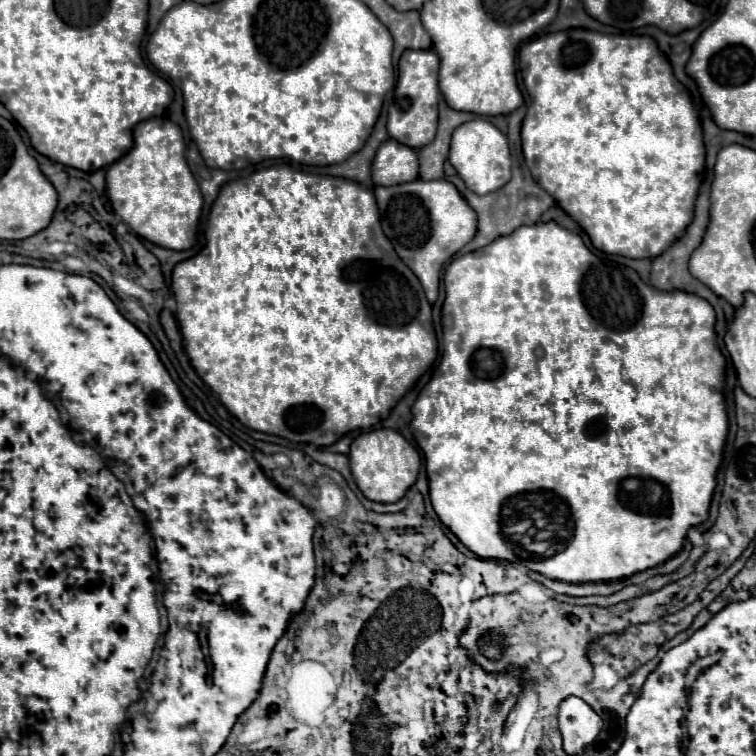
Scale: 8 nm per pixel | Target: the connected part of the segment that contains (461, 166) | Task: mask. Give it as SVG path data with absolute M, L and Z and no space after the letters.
M473 119L457 127L451 139L449 161L457 169L461 179L467 183L467 187L477 195L497 191L511 179L511 155L507 137L491 121L485 119Z

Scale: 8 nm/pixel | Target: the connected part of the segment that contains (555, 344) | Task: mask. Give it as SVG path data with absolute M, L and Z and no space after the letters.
M555 221L535 223L535 225L521 225L511 235L503 235L503 237L495 239L493 243L489 243L483 249L477 249L477 251L471 251L467 255L461 255L461 257L453 259L451 265L445 271L443 281L445 281L445 293L447 293L445 303L443 303L443 357L441 357L441 363L436 368L431 381L425 385L425 389L419 393L417 401L411 407L413 437L415 437L417 445L421 447L423 455L425 455L425 467L427 467L427 477L429 477L429 495L431 495L433 509L435 509L437 517L441 519L441 523L447 525L453 531L453 535L469 551L473 551L477 557L519 561L531 571L537 571L537 573L541 573L549 579L557 579L557 581L565 581L565 583L617 581L617 579L631 577L633 573L657 567L657 565L665 563L667 559L675 557L681 551L683 543L685 543L687 531L693 525L699 525L699 523L707 521L707 517L709 517L711 497L713 497L713 491L717 487L717 479L715 479L717 477L717 467L721 465L723 447L725 447L725 439L727 439L727 431L729 431L727 407L725 407L725 397L723 397L725 357L719 351L717 343L715 343L715 309L705 299L701 299L697 295L691 295L691 293L685 293L685 291L657 291L655 287L643 283L633 269L611 265L611 263L599 259L597 255L593 255L585 247L583 239L577 233L567 231L565 227L557 225Z

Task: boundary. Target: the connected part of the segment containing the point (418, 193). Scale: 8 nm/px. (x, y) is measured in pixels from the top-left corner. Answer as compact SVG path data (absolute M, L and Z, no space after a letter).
M445 179L401 183L393 187L375 187L381 225L405 265L421 279L429 303L437 301L439 275L447 259L463 249L477 233L477 213L469 207L457 187Z

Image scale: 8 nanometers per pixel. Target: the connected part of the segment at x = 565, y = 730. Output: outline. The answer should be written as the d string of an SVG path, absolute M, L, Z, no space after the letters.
M573 695L561 701L557 719L559 731L563 735L563 745L571 753L579 753L577 749L583 749L585 745L595 741L603 727L601 717L593 711L593 707Z

